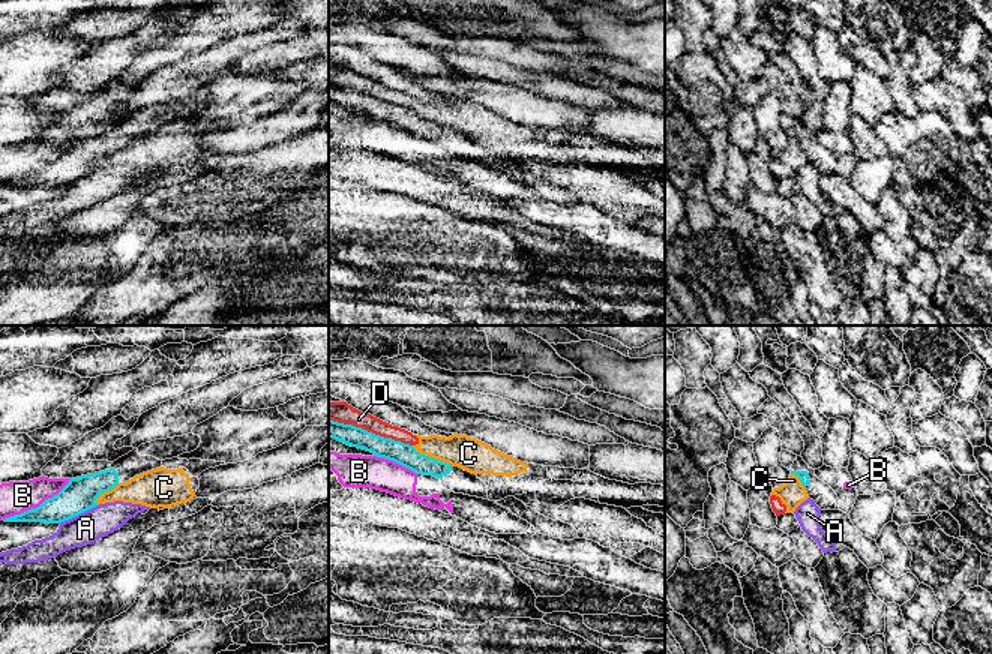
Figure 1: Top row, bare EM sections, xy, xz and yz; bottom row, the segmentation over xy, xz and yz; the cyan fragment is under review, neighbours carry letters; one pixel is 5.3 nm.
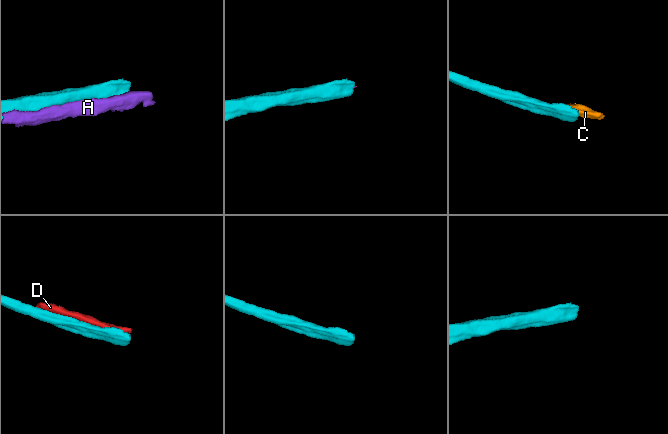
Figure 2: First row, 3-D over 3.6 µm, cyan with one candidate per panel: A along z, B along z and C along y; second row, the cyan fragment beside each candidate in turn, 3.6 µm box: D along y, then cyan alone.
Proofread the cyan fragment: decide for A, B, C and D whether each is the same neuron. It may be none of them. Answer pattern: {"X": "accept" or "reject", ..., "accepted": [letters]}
{"A": "reject", "B": "reject", "C": "reject", "D": "reject", "accepted": []}

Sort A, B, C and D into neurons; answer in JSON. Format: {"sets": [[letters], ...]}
{"sets": [["A"], ["B"], ["C", "D"]]}

